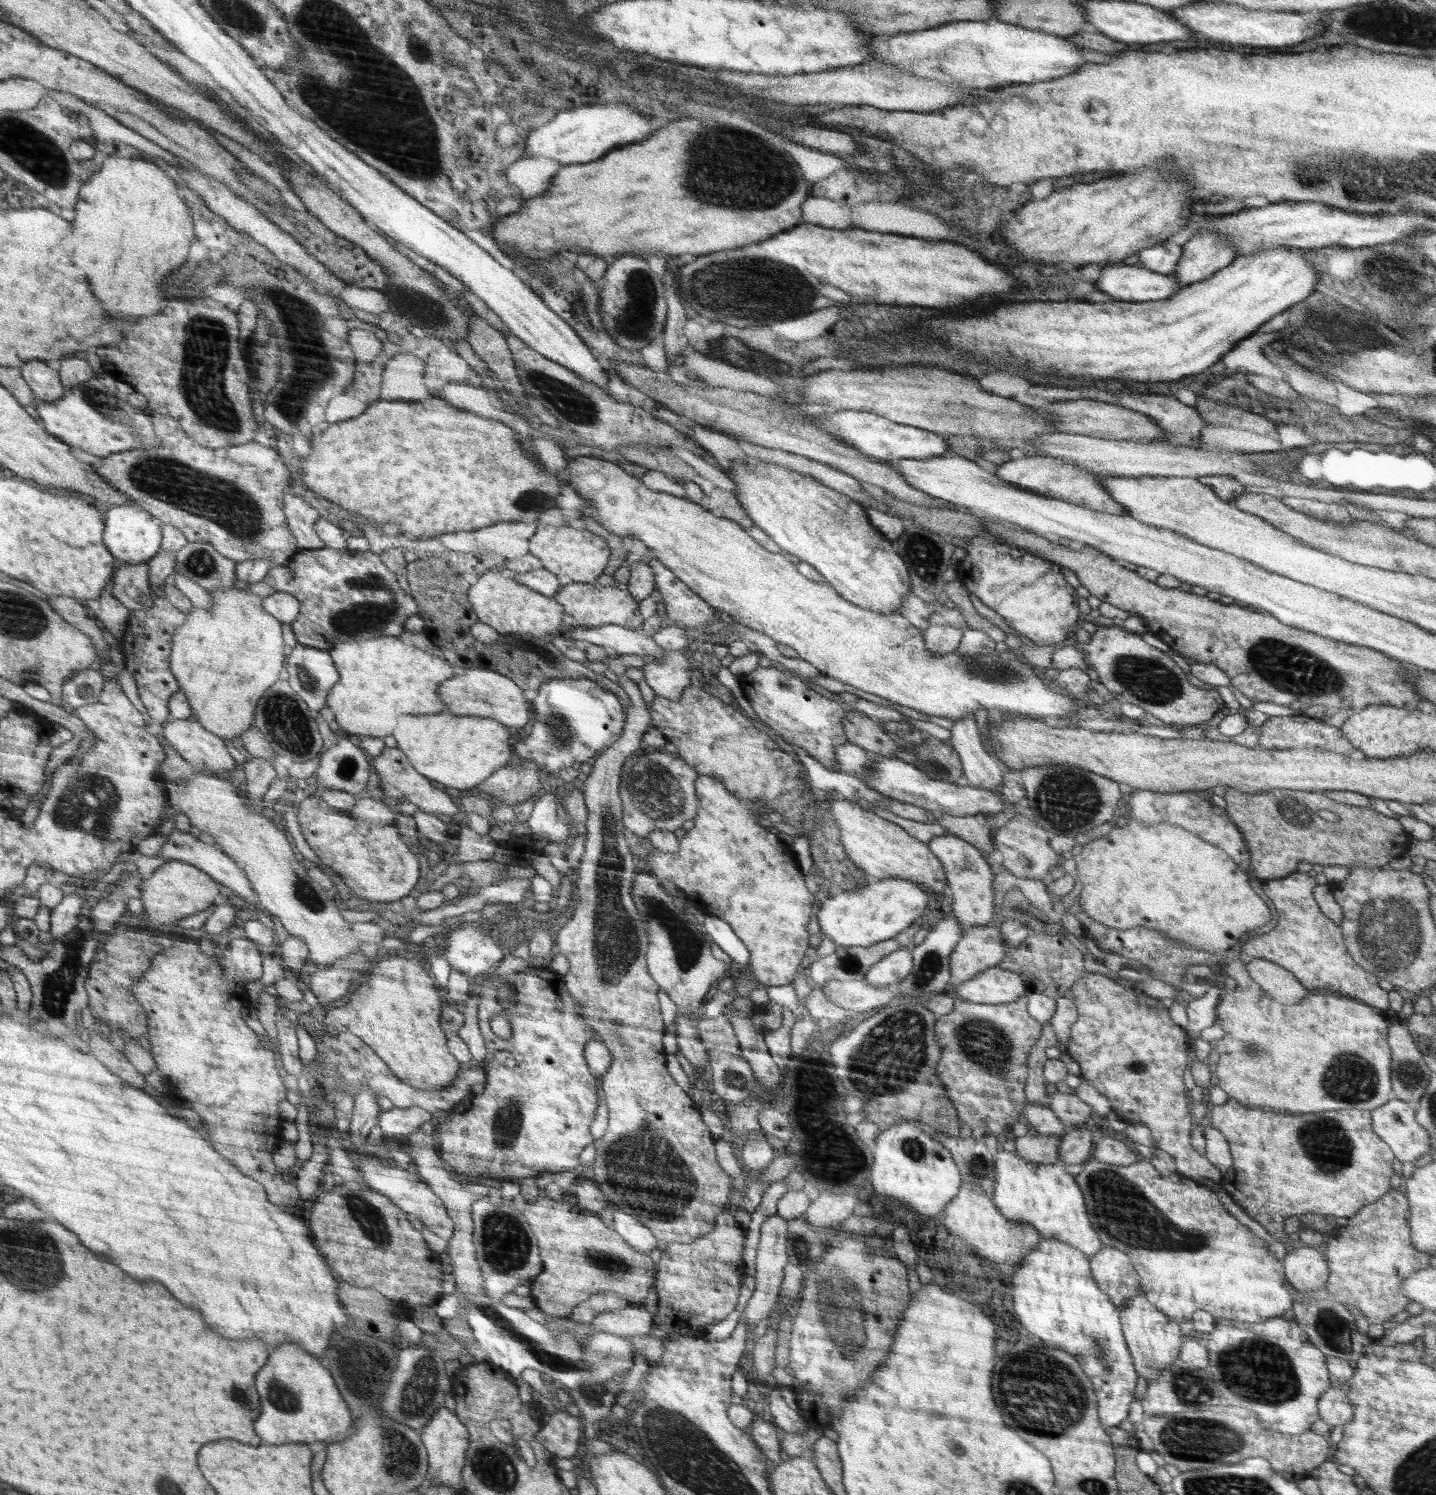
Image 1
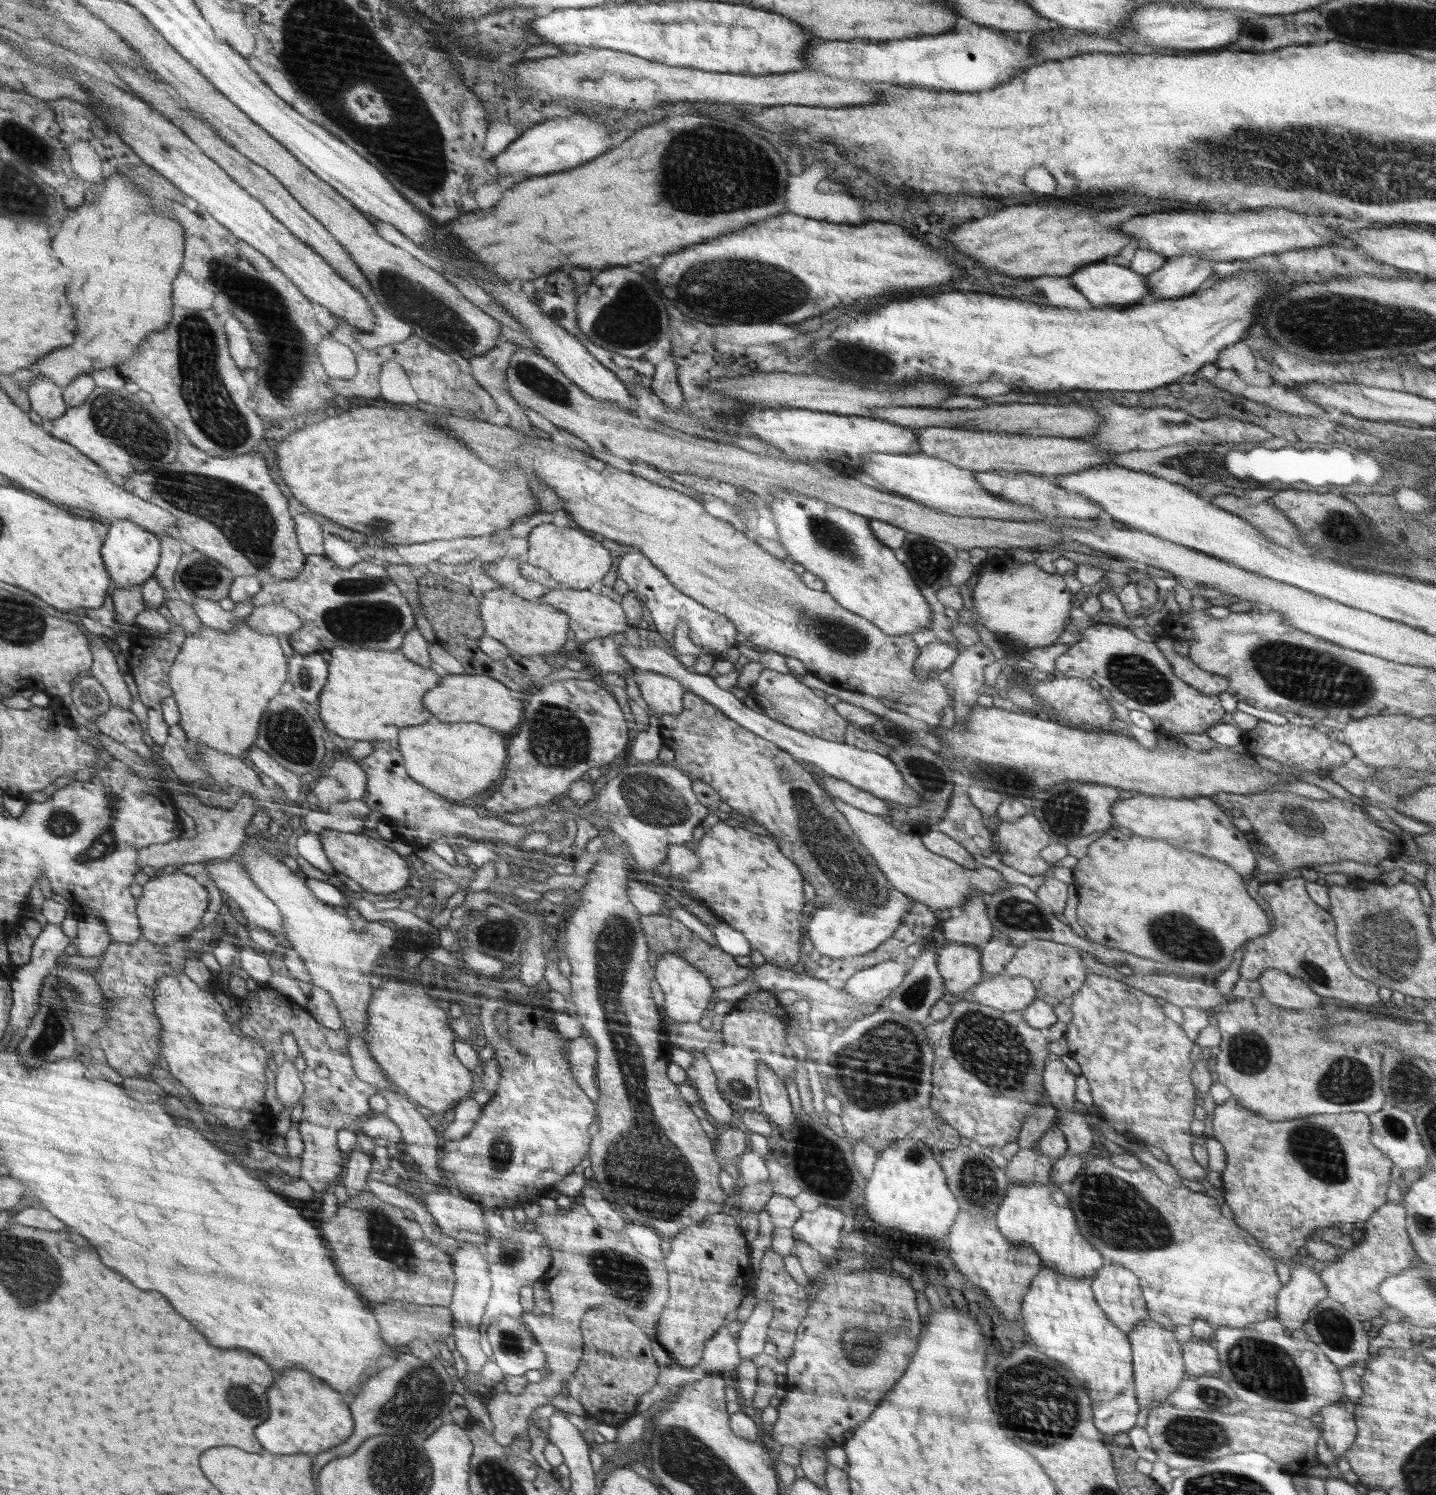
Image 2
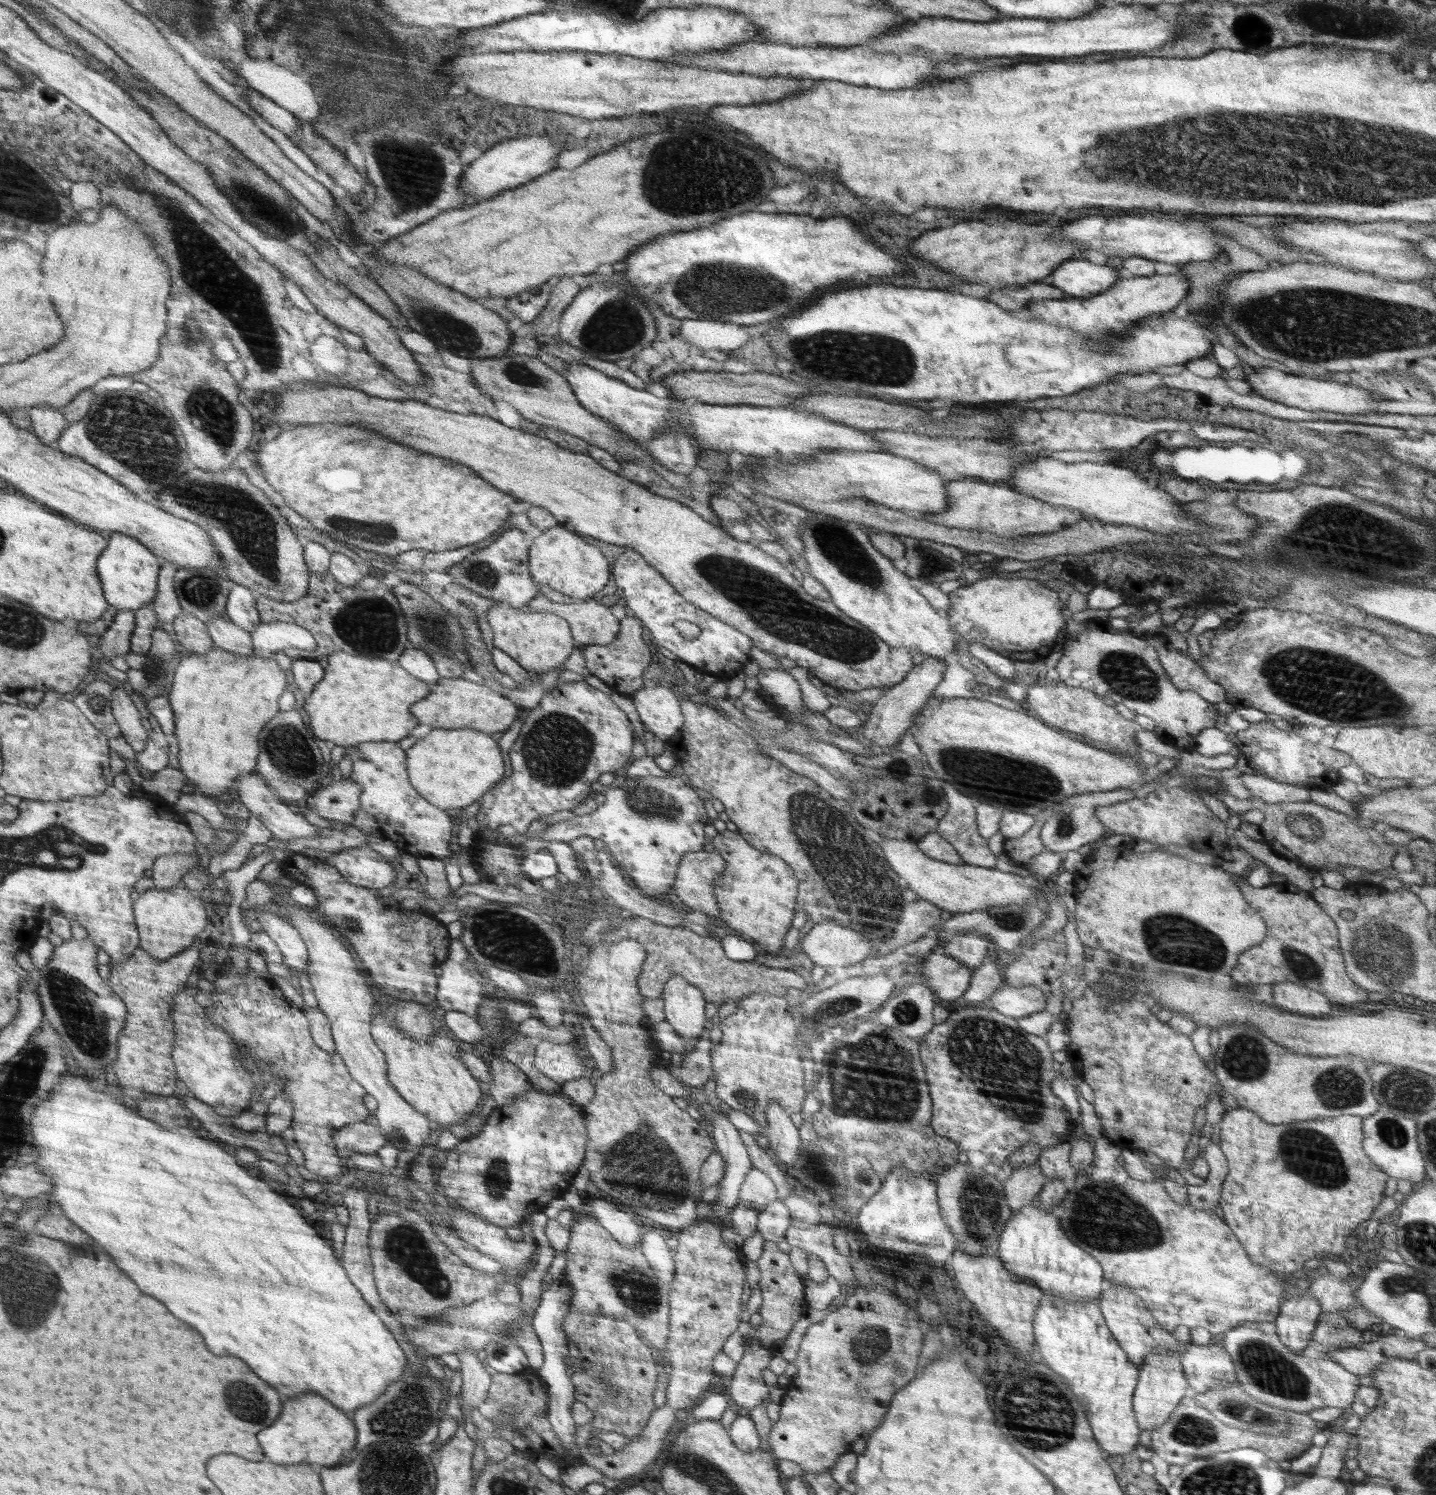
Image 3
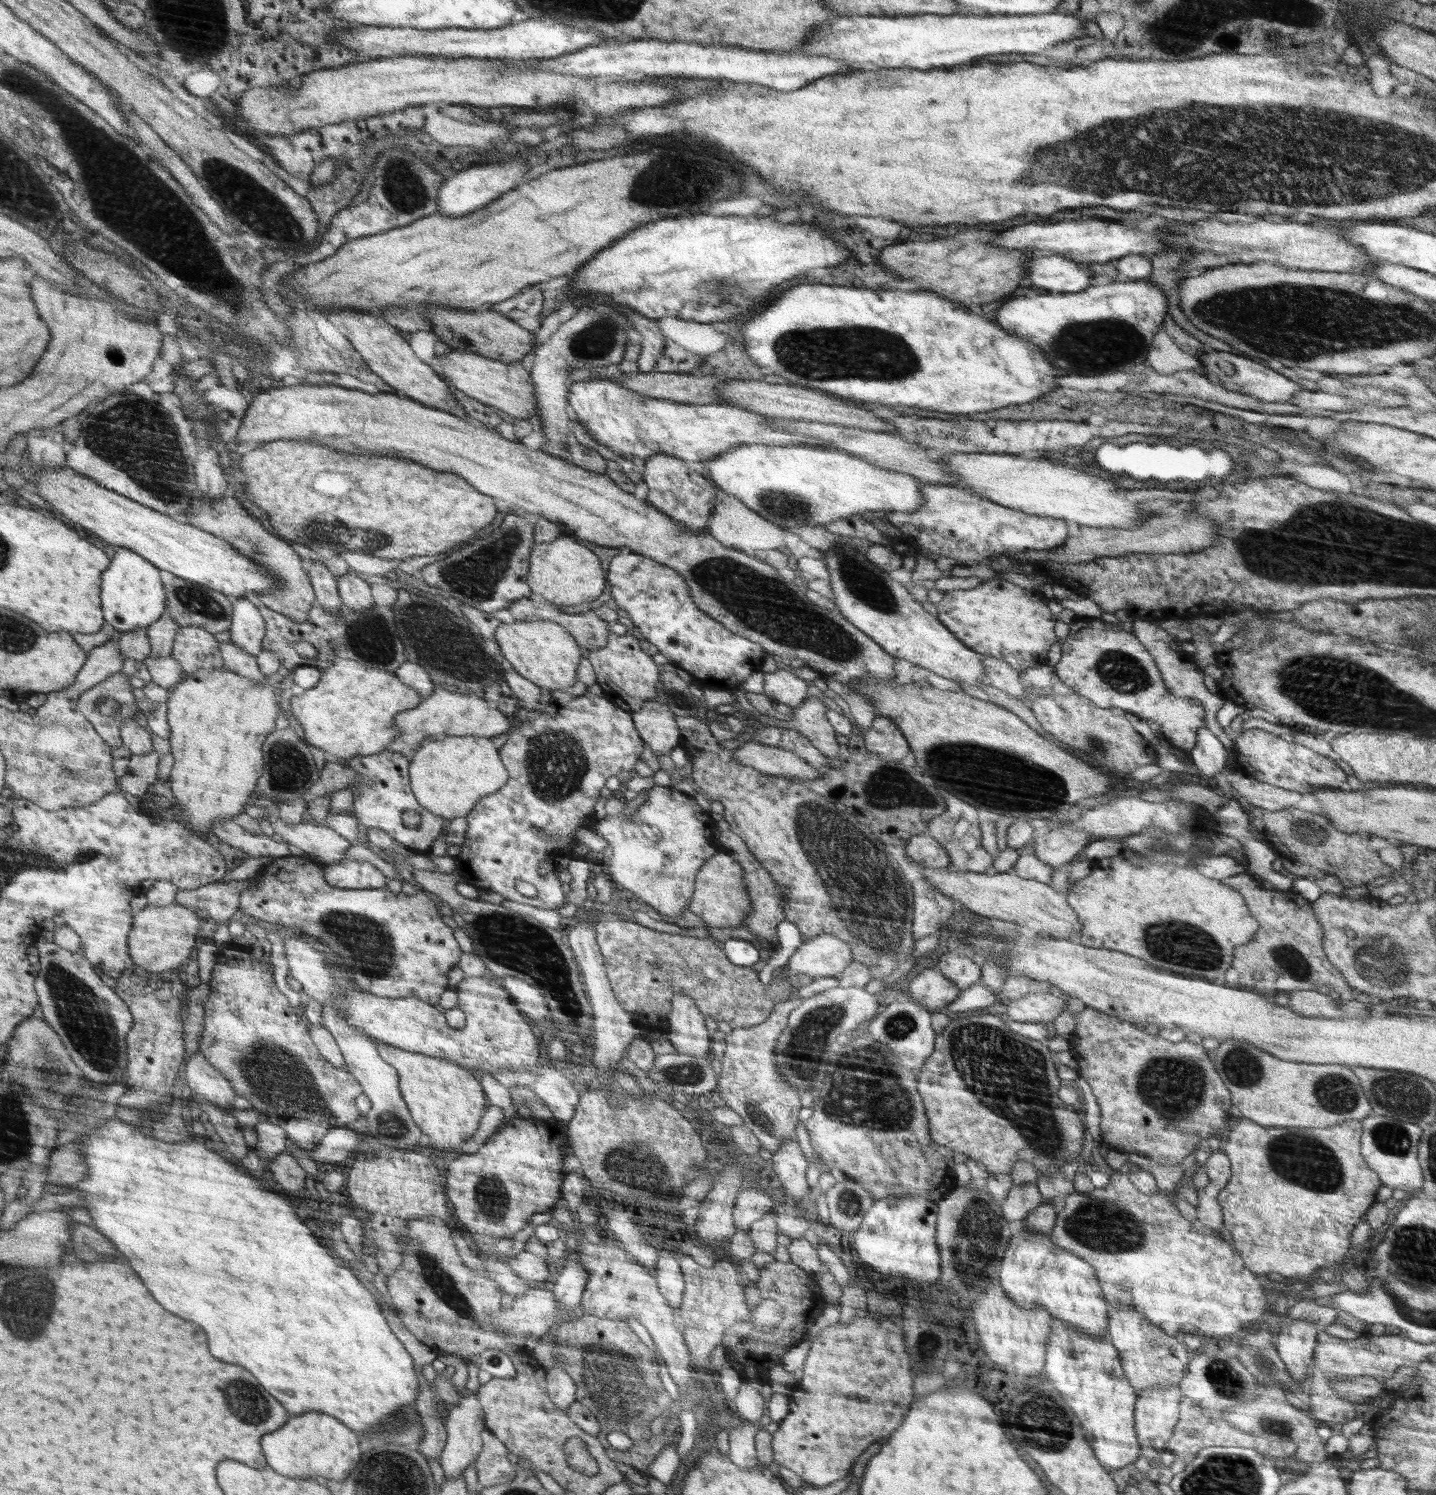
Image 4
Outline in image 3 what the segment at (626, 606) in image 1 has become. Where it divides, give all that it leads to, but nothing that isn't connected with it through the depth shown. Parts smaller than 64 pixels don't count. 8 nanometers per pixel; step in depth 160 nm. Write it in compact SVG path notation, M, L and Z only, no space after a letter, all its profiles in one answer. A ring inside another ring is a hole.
M543 595L536 596L526 604L524 610L549 612L569 621L570 628L573 628L573 635L582 648L592 644L610 644L617 638L620 630L620 622L612 615L610 608L594 598L562 604L550 601Z

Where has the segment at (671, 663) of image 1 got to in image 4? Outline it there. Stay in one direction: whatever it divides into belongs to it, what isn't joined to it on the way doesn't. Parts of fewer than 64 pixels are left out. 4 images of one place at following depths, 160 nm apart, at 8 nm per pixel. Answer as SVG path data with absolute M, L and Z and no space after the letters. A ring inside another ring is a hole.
M647 700L644 706L634 713L634 724L642 740L652 748L654 754L668 754L678 744L680 732L674 722L674 715L668 707L655 700Z

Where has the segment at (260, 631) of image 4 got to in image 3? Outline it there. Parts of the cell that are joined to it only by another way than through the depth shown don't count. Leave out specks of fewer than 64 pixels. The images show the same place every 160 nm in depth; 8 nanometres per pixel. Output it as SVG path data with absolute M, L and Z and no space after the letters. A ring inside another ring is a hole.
M236 585L230 591L225 612L228 618L240 625L246 632L251 633L261 623L258 609L255 605L256 594L248 587Z

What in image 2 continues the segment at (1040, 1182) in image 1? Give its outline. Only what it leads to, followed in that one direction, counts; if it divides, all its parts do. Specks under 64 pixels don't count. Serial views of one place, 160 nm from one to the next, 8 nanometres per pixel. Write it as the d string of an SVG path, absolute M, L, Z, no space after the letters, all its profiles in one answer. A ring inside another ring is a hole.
M1013 1182L994 1220L1010 1244L1031 1248L1041 1258L1042 1265L1047 1264L1065 1278L1092 1278L1105 1263L1077 1229L1069 1197L1056 1184Z

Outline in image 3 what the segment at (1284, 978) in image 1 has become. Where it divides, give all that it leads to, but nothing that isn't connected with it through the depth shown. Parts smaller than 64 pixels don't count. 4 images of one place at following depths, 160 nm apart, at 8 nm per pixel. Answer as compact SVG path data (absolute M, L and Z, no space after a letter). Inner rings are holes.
M1292 982L1272 984L1272 1002L1279 1009L1309 1017L1327 1016L1331 1003L1318 992Z

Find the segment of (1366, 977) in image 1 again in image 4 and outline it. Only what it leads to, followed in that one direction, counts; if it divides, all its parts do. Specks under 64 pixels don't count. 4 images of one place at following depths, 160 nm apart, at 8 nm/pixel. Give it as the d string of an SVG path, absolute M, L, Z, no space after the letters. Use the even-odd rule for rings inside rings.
M1248 872L1222 879L1221 883L1244 897L1249 913L1260 924L1252 940L1234 952L1232 963L1225 973L1225 982L1229 987L1256 990L1258 995L1270 996L1272 1000L1278 991L1317 991L1326 986L1329 994L1335 998L1356 1000L1360 993L1342 978L1342 973L1328 961L1324 953L1324 929L1318 923L1310 901L1292 889L1264 889Z

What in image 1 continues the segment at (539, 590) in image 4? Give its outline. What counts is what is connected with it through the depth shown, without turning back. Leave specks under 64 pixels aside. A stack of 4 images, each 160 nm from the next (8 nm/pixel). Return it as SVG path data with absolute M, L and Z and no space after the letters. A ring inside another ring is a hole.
M539 525L528 541L529 552L537 556L543 567L556 576L570 576L576 583L596 583L610 560L608 543L597 534L570 527Z

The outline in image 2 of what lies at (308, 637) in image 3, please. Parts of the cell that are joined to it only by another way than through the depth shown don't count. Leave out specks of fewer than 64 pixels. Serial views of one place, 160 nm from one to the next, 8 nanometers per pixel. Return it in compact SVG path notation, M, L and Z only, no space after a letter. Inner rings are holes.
M265 604L253 609L247 616L247 625L260 634L286 634L301 630L302 620L294 612L290 612L280 604Z

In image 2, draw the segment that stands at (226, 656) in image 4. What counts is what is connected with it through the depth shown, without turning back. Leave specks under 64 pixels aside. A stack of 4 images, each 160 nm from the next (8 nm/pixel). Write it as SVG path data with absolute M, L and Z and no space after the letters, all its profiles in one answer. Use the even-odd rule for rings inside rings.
M196 599L193 602L193 609L201 619L201 624L220 632L231 632L241 618L247 617L254 609L252 599L240 602L232 611L226 611L220 607L218 602Z

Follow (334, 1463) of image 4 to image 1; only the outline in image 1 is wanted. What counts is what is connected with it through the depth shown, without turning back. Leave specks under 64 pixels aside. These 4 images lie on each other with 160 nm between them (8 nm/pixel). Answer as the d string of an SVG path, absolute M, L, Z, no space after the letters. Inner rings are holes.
M291 1342L270 1351L266 1368L262 1368L262 1376L258 1376L262 1408L266 1408L262 1420L258 1420L258 1436L262 1436L262 1444L327 1442L352 1428L349 1402L339 1393L331 1372L322 1362Z

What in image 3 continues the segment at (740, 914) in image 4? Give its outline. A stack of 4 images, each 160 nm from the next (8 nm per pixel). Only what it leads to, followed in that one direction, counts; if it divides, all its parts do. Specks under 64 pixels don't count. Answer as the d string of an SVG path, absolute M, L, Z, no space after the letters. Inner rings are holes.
M716 851L688 852L679 864L673 891L692 910L721 918L713 890L715 880L724 869L725 860Z

